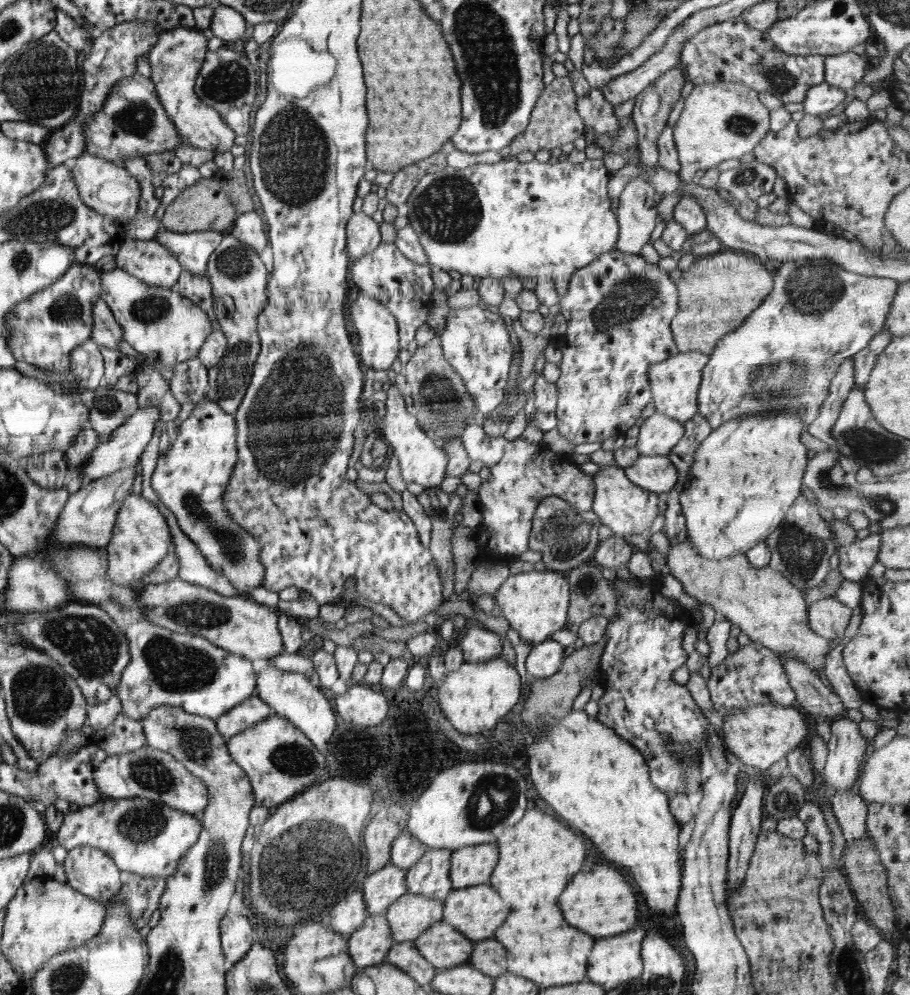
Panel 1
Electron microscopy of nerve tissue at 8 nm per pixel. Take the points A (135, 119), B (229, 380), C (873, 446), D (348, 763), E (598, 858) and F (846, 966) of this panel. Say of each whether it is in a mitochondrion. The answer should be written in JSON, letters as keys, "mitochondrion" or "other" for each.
{"A":"mitochondrion","B":"mitochondrion","C":"mitochondrion","D":"other","E":"other","F":"mitochondrion"}

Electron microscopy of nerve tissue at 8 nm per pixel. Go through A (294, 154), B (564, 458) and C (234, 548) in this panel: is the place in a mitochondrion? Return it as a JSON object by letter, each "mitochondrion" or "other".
{"A":"mitochondrion","B":"other","C":"mitochondrion"}

